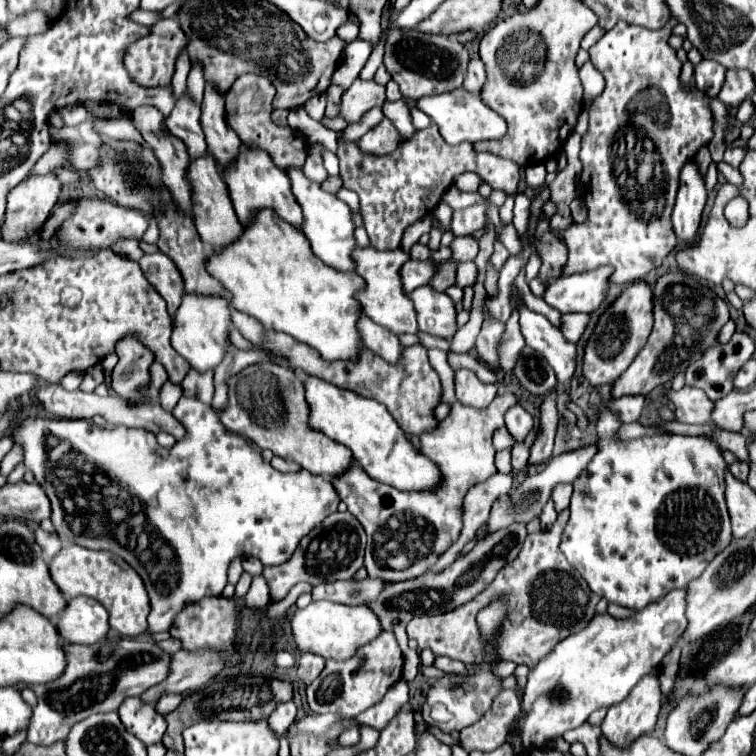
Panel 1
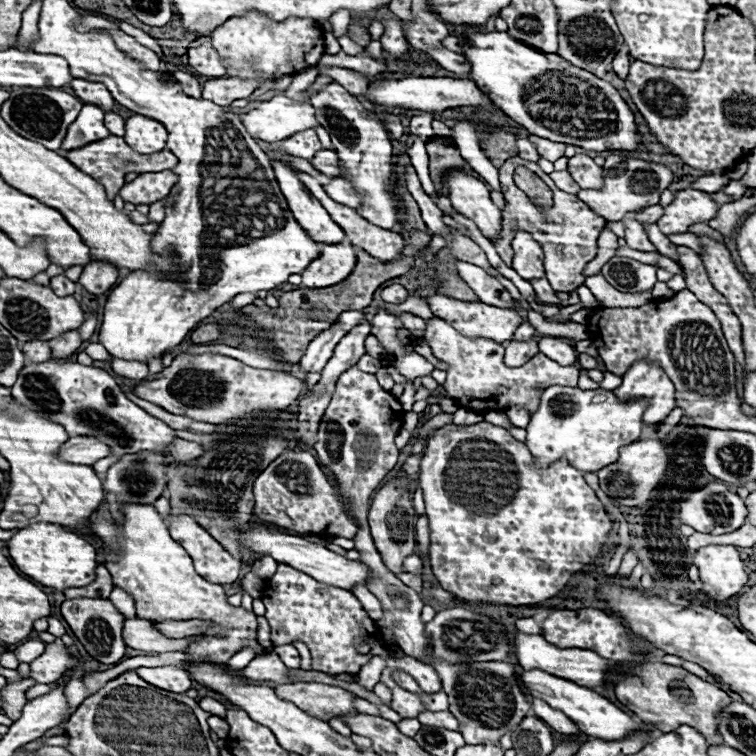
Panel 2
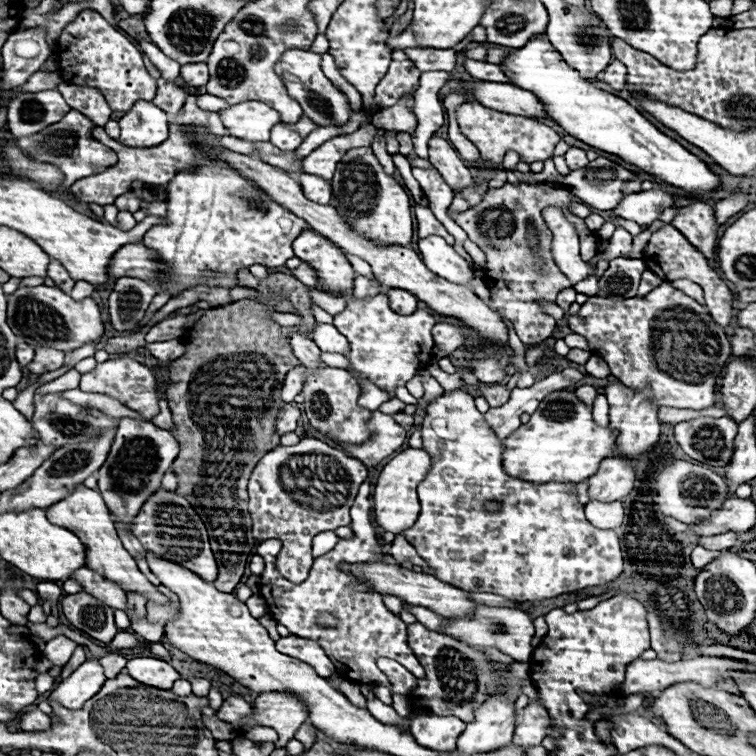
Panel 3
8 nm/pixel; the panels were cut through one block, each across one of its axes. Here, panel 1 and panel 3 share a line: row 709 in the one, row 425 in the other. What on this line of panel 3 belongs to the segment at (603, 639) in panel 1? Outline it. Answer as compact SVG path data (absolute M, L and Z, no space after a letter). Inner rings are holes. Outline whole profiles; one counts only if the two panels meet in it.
M556 390L550 392L530 416L530 420L522 424L514 434L510 434L504 442L508 444L508 452L504 452L504 468L514 478L524 478L526 482L550 482L552 478L560 482L582 482L596 474L600 462L614 452L616 430L610 430L608 426L598 426L592 420L592 408L578 400L572 390Z

